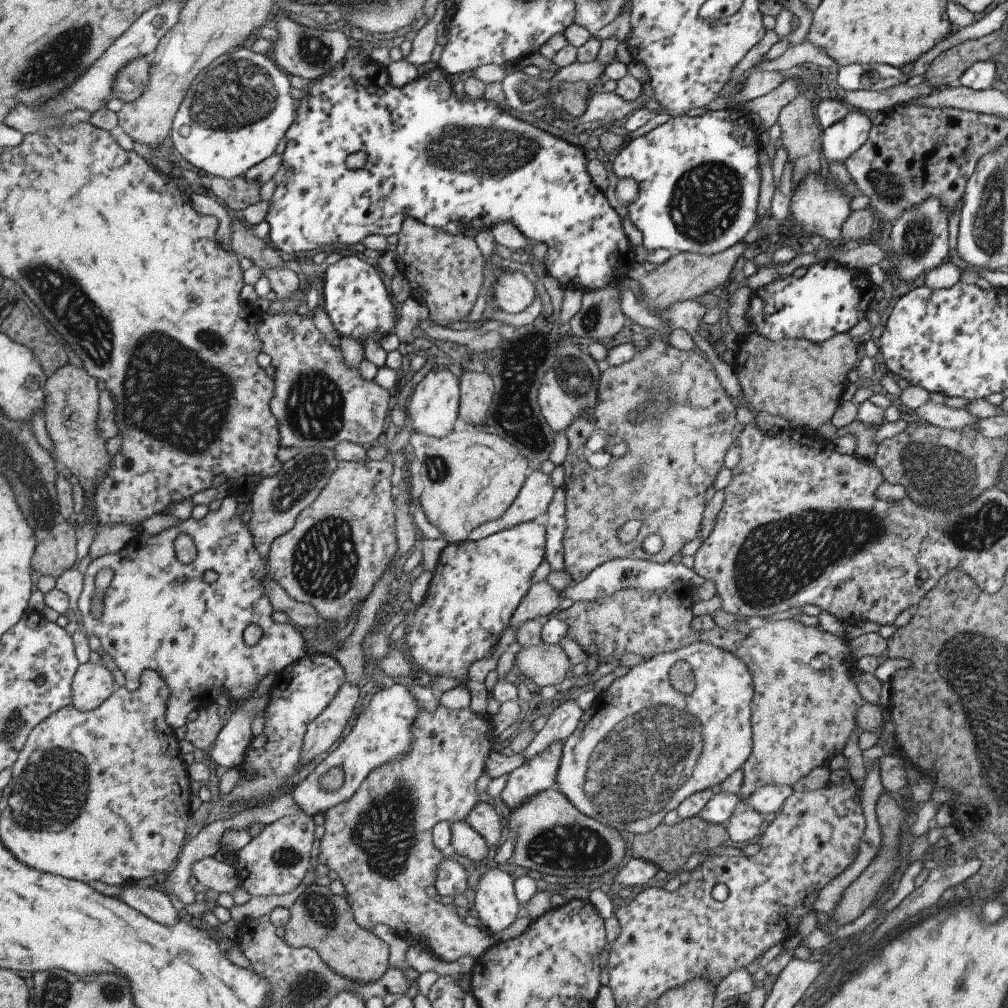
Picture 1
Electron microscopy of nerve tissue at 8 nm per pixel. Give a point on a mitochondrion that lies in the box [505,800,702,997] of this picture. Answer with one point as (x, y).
(576, 847)

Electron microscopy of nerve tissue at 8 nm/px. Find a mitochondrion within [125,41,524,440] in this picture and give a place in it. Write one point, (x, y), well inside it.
(231, 98)

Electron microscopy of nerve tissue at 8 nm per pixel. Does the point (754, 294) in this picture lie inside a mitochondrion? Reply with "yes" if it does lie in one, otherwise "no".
no

